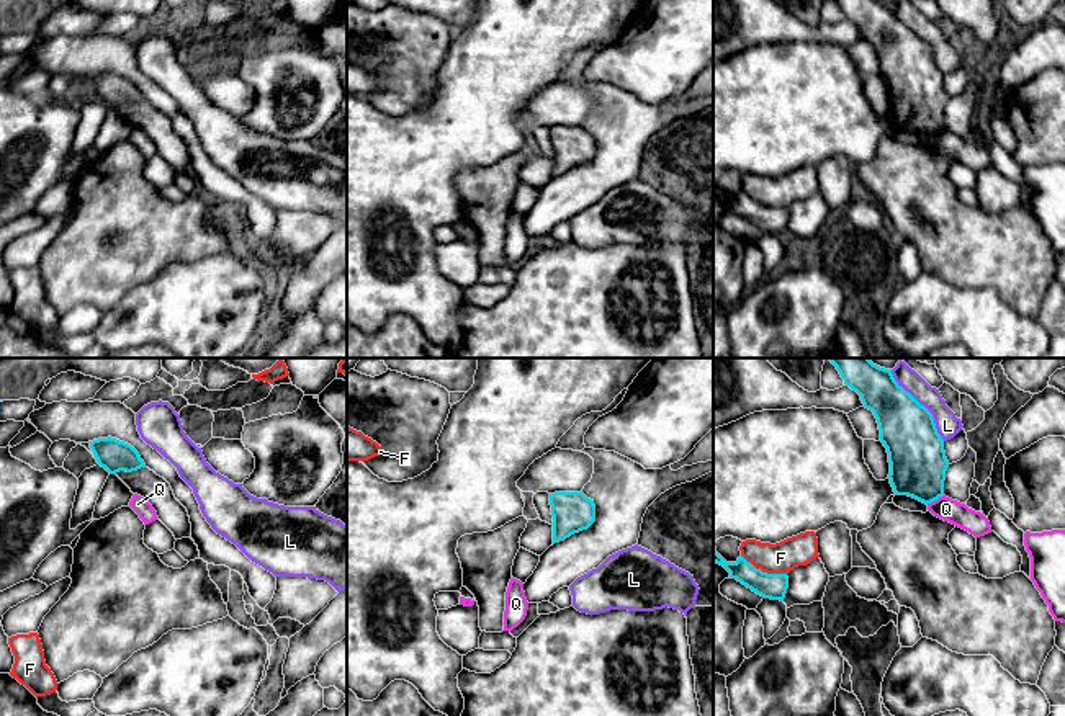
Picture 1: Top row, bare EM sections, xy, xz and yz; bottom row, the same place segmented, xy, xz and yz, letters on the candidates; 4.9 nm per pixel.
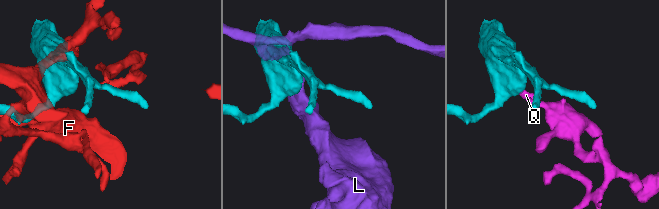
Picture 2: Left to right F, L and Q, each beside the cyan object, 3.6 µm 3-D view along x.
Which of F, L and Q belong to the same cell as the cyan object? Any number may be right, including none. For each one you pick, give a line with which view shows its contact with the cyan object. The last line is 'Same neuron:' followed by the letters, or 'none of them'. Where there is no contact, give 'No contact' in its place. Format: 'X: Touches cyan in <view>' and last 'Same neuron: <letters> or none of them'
Same neuron: none of them

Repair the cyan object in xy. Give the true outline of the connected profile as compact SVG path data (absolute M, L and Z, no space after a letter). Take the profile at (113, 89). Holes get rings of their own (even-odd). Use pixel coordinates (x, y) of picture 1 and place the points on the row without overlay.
M108 70L88 77L98 98L110 108L116 108L119 105L133 106L146 101L139 87L124 75Z

